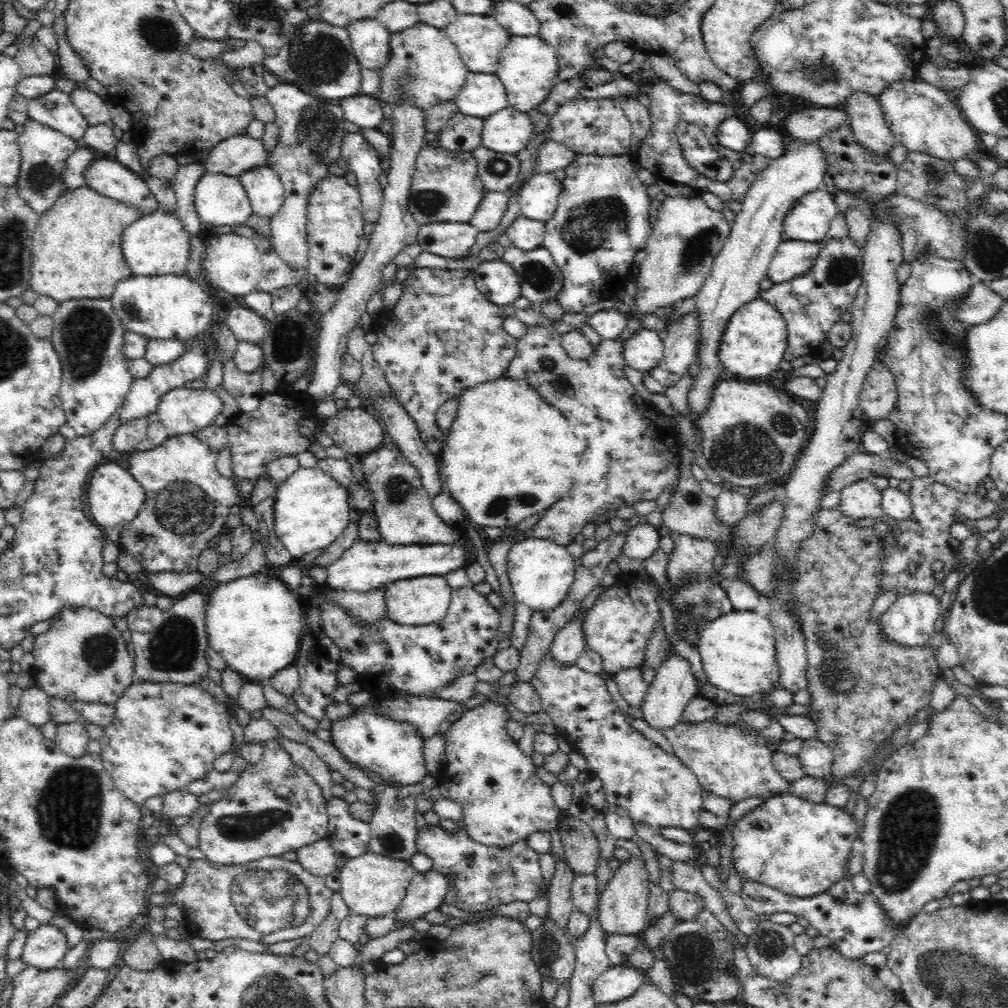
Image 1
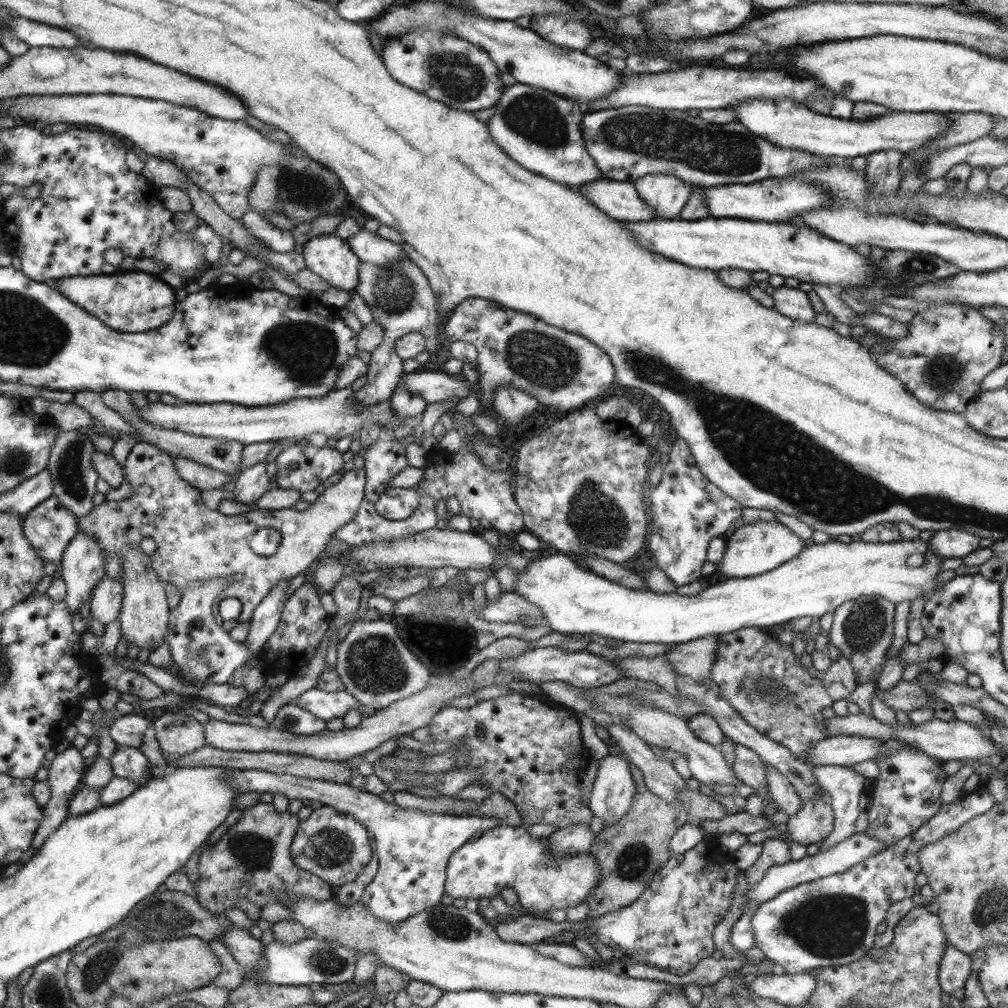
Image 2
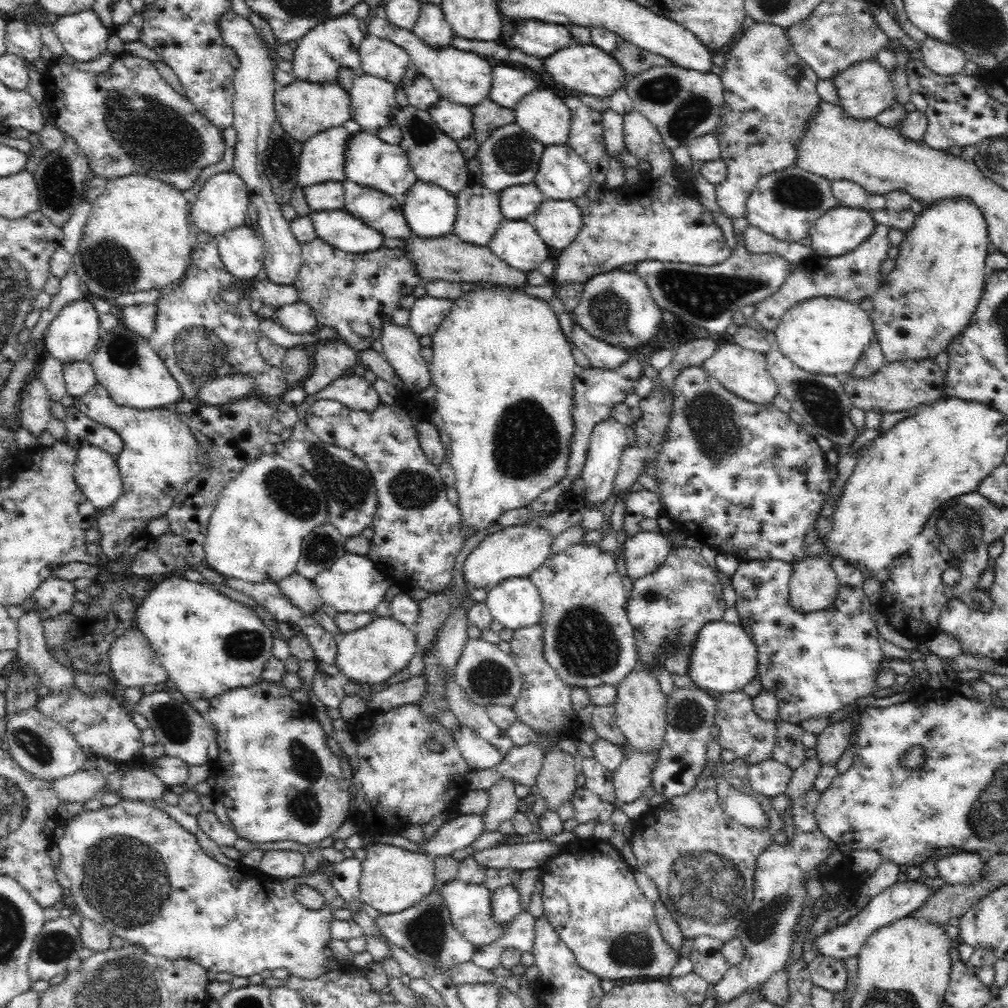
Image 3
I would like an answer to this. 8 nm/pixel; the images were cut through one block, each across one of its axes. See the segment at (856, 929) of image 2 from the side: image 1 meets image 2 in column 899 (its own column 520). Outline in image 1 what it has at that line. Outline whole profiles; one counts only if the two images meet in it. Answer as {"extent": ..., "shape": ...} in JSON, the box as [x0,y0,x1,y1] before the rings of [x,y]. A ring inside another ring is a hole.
{"extent":[416,824,544,912],"shape":[[[424,824],[422,828],[418,828],[418,834],[416,834],[416,856],[428,856],[432,860],[432,872],[444,876],[448,882],[454,882],[454,906],[464,912],[484,912],[512,902],[530,904],[544,888],[540,854],[528,846],[528,840],[520,840],[520,842],[512,842],[510,846],[496,848],[496,846],[474,842],[468,836],[466,828],[456,828],[454,832],[448,832],[440,824],[438,826]]]}

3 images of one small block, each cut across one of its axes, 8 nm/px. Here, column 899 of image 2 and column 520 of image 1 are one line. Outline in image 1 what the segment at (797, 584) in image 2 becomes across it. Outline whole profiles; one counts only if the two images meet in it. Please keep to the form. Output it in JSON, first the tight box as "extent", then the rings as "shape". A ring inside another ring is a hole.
{"extent":[508,538,576,612],"shape":[[[528,538],[516,542],[514,548],[508,552],[508,574],[518,602],[526,604],[534,612],[548,612],[558,608],[570,594],[570,586],[576,578],[576,558],[568,554],[566,546],[560,546],[552,540]]]}

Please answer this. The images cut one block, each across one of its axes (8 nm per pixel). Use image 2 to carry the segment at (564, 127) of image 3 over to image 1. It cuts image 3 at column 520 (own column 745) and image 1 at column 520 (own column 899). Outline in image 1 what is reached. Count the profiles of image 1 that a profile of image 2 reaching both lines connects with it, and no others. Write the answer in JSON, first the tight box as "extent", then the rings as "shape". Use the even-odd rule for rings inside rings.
{"extent":[482,106,534,154],"shape":[[[506,106],[500,112],[492,114],[484,120],[482,130],[482,146],[500,154],[518,154],[526,150],[534,134],[534,124],[530,114],[516,110],[514,106]]]}

